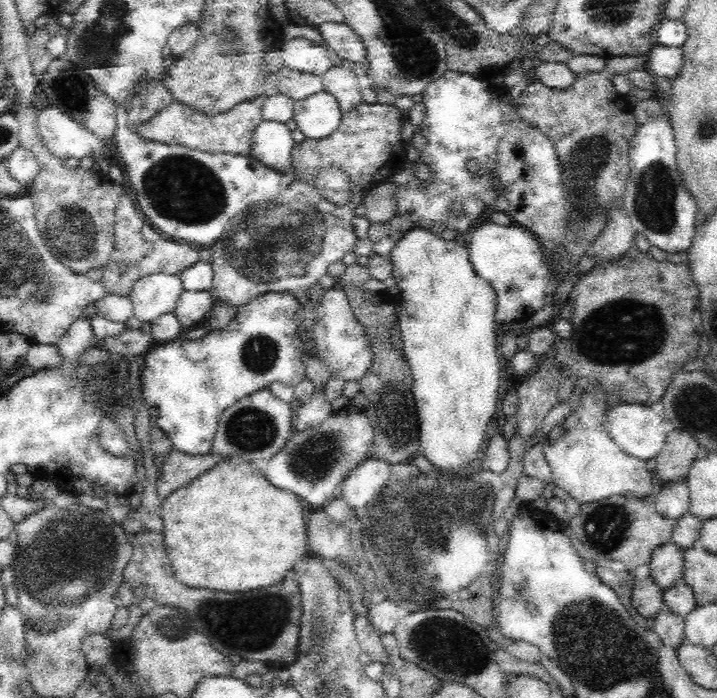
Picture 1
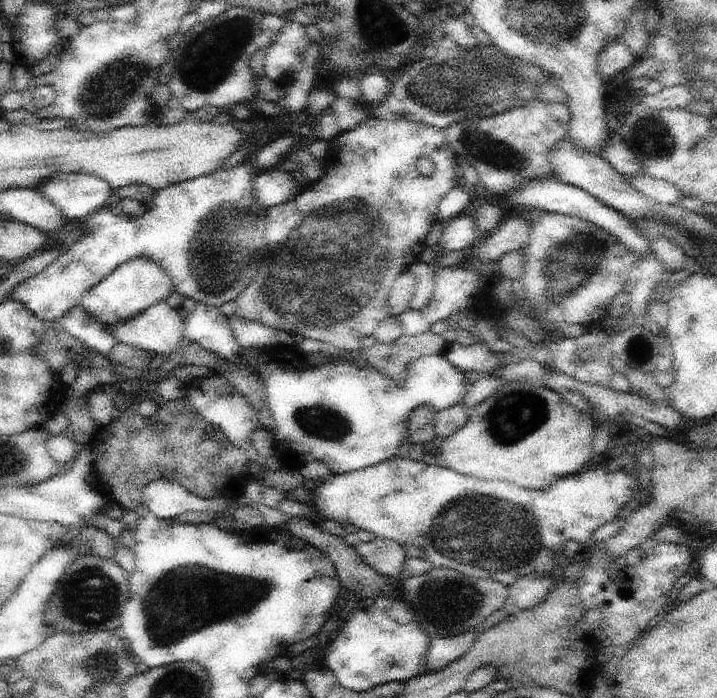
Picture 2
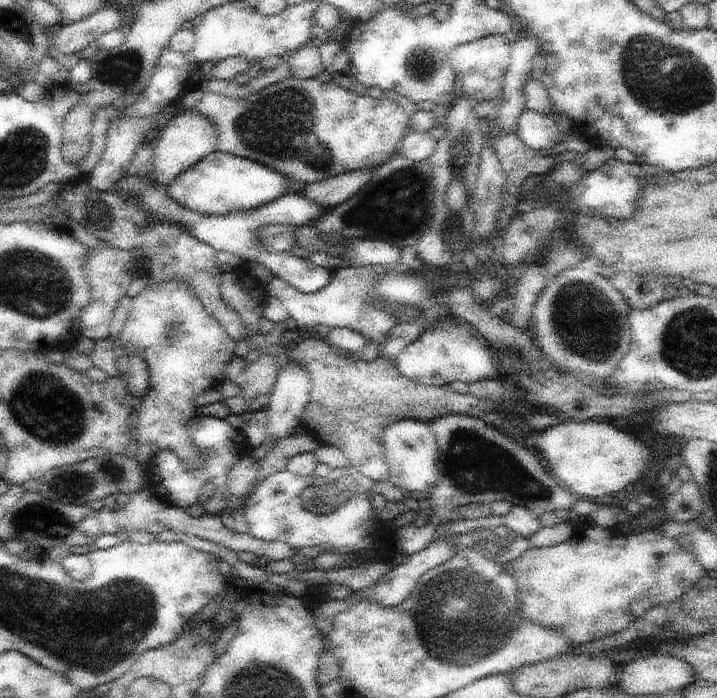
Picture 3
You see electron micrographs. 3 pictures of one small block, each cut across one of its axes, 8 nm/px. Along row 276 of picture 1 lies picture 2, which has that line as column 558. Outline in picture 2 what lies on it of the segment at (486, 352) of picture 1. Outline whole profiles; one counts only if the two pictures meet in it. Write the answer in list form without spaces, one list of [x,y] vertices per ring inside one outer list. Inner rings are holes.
[[[506,381],[471,413],[461,430],[438,440],[438,452],[446,461],[446,467],[465,476],[488,481],[508,480],[523,488],[546,490],[560,478],[578,474],[592,460],[594,428],[593,418],[568,404],[557,391],[528,382]]]

